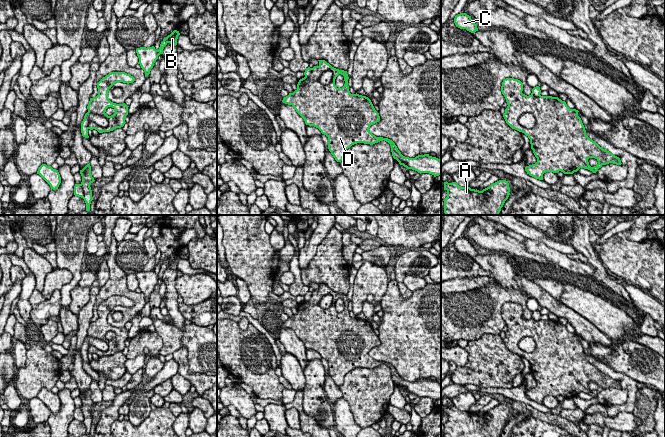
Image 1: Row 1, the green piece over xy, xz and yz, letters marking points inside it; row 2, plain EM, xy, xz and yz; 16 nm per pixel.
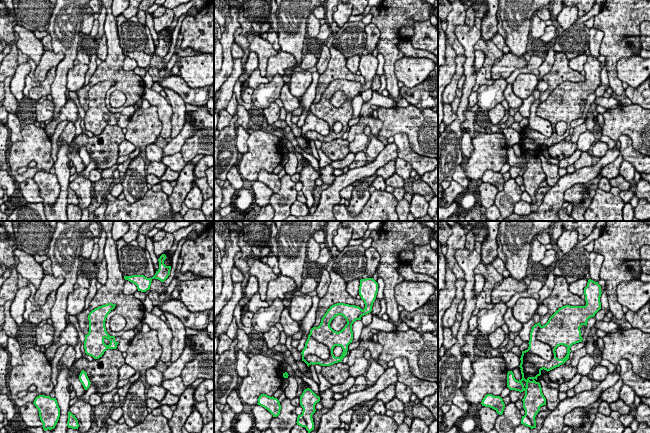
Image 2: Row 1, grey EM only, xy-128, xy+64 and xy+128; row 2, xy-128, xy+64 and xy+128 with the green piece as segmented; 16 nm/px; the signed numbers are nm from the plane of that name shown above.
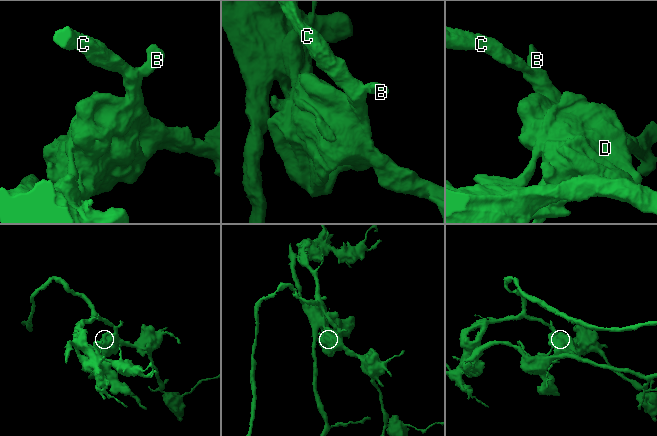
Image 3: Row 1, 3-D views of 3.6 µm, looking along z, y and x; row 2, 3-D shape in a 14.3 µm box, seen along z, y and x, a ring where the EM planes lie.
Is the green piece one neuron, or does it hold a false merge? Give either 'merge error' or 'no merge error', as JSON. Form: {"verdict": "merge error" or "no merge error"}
{"verdict": "merge error"}

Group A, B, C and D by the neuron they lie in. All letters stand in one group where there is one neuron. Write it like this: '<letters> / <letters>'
A / B C D

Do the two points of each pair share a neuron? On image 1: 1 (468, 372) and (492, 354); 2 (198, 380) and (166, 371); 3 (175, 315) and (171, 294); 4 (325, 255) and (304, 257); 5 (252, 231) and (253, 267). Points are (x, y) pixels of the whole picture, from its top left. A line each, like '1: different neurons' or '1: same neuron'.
1: same neuron
2: different neurons
3: same neuron
4: different neurons
5: same neuron

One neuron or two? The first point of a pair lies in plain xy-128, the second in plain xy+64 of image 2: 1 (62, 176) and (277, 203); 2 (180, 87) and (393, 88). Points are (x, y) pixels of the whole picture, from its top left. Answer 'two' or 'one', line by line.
1: one
2: two

